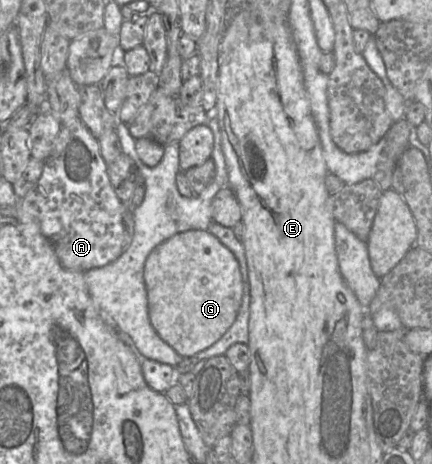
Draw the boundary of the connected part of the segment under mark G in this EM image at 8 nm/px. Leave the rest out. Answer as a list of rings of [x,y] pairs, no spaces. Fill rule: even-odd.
[[[188,230],[176,234],[169,238],[168,240],[161,243],[157,246],[146,259],[144,265],[144,282],[147,291],[148,297],[148,325],[149,326],[138,326],[138,324],[134,323],[132,319],[125,322],[128,325],[125,327],[120,327],[118,335],[119,337],[129,346],[133,347],[133,342],[131,338],[128,336],[131,332],[143,332],[144,334],[156,334],[156,332],[164,338],[165,342],[168,344],[170,348],[186,348],[186,347],[210,347],[215,342],[217,342],[231,327],[234,323],[237,314],[239,312],[242,297],[243,297],[243,281],[240,272],[239,263],[234,256],[234,254],[225,247],[217,237],[215,237],[211,232],[208,230]]]

